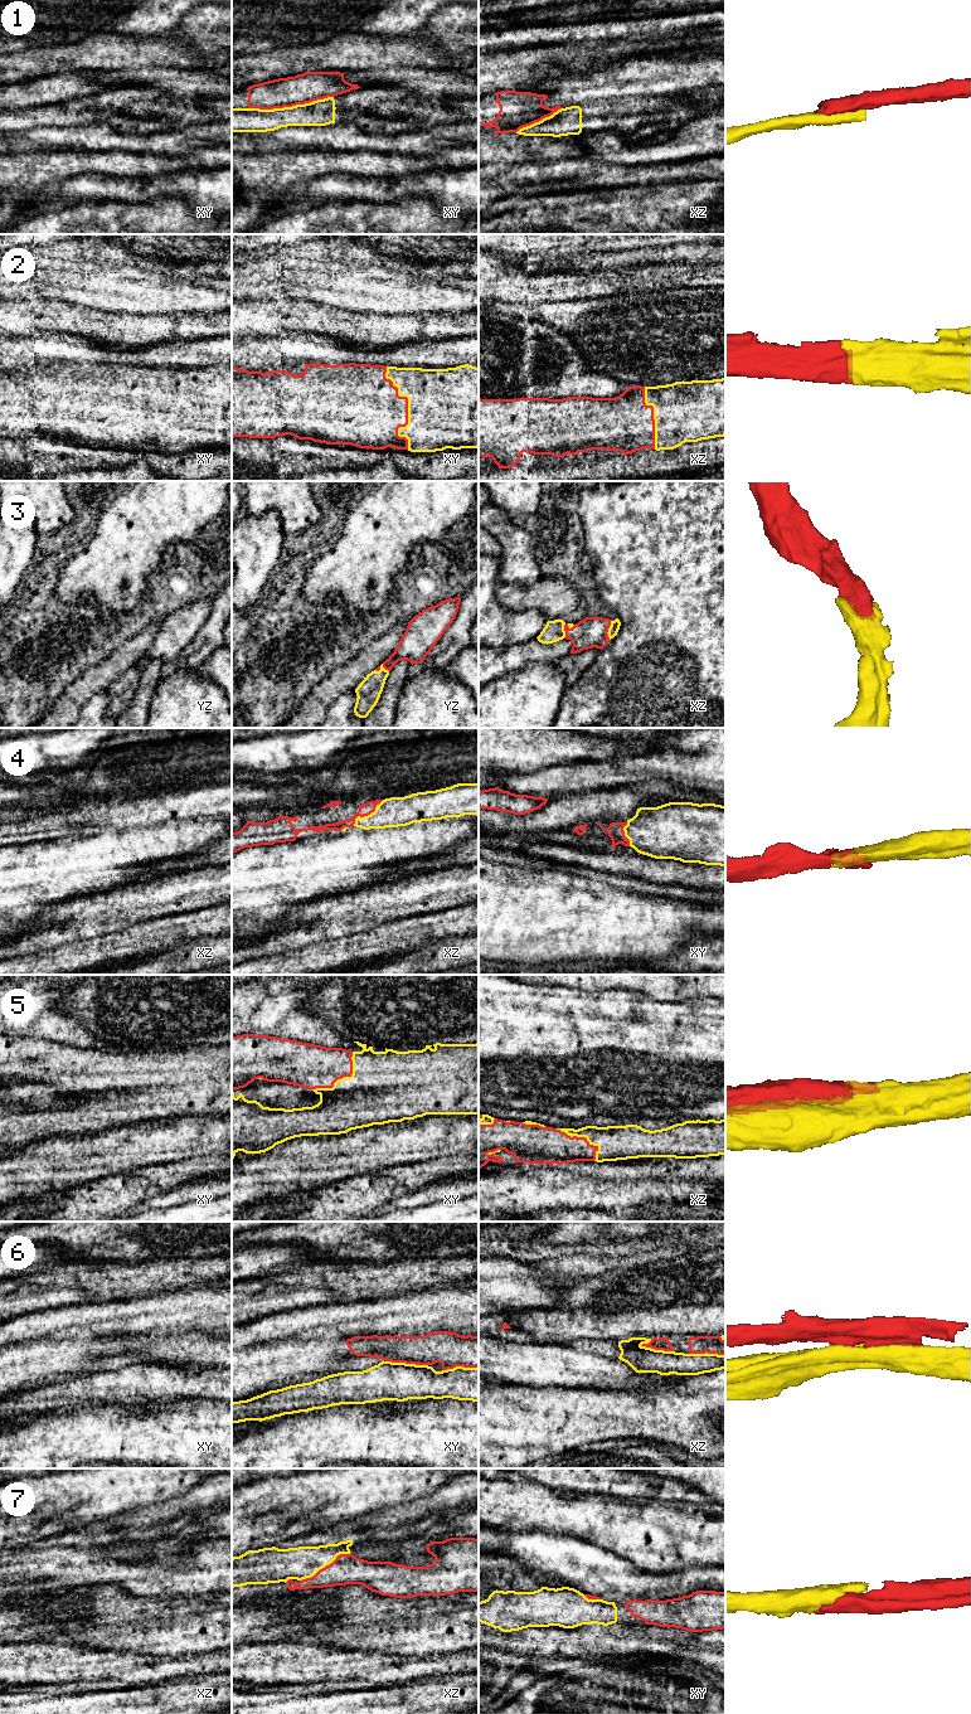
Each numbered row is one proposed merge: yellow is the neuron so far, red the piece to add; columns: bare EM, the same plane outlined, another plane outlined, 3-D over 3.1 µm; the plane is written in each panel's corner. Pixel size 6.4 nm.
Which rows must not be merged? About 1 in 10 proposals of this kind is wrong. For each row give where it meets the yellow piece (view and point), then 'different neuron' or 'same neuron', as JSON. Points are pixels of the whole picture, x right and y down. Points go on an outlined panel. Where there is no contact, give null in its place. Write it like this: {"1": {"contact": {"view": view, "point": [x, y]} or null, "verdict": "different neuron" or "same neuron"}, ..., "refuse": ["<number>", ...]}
{"1": {"contact": {"view": "xy", "point": [290, 107]}, "verdict": "different neuron"}, "2": {"contact": {"view": "xy", "point": [408, 408]}, "verdict": "same neuron"}, "3": {"contact": {"view": "xz", "point": [563, 626]}, "verdict": "same neuron"}, "4": {"contact": {"view": "xz", "point": [368, 815]}, "verdict": "same neuron"}, "5": {"contact": {"view": "xy", "point": [341, 1078]}, "verdict": "same neuron"}, "6": {"contact": {"view": "xz", "point": [656, 1350]}, "verdict": "different neuron"}, "7": {"contact": {"view": "xz", "point": [324, 1567]}, "verdict": "same neuron"}, "refuse": ["1", "6"]}

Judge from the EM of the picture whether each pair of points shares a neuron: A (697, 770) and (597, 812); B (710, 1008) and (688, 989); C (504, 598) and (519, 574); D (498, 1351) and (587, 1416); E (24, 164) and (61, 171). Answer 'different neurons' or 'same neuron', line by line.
A: different neurons
B: different neurons
C: different neurons
D: different neurons
E: same neuron

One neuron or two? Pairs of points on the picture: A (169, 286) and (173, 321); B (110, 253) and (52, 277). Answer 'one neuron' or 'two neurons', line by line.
A: two neurons
B: two neurons

